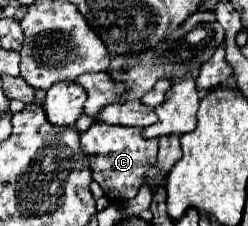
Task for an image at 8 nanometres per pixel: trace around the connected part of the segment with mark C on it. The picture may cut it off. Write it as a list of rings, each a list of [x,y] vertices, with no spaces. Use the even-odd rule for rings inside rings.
[[[95,121],[85,133],[81,133],[81,149],[91,157],[93,179],[101,185],[109,201],[127,201],[133,199],[147,175],[157,165],[159,137],[145,139],[143,127],[123,127]]]

